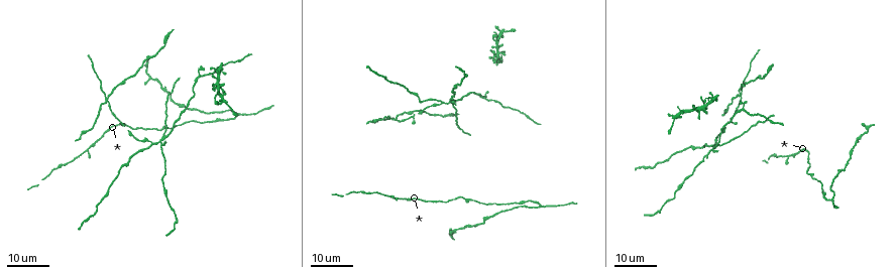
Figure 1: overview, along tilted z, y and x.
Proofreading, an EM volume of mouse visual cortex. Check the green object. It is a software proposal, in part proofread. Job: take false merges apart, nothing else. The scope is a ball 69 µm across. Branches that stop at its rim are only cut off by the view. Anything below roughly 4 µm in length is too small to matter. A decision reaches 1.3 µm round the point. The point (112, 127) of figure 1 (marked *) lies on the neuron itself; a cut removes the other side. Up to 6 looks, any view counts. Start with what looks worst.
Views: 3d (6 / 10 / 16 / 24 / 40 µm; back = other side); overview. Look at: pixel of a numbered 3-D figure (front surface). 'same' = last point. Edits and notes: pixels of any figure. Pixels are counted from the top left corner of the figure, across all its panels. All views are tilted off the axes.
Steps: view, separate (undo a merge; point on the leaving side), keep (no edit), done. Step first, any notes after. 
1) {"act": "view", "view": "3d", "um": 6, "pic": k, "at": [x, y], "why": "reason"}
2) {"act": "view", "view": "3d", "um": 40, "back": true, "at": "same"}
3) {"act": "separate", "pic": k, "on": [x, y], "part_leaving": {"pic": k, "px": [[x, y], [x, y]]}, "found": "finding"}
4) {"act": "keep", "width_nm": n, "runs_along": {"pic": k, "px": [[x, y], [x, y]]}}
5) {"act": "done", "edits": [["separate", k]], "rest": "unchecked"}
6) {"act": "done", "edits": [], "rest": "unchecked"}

{"act": "view", "view": "3d", "um": 16, "pic": 1, "at": [741, 93], "why": "four-way junction"}

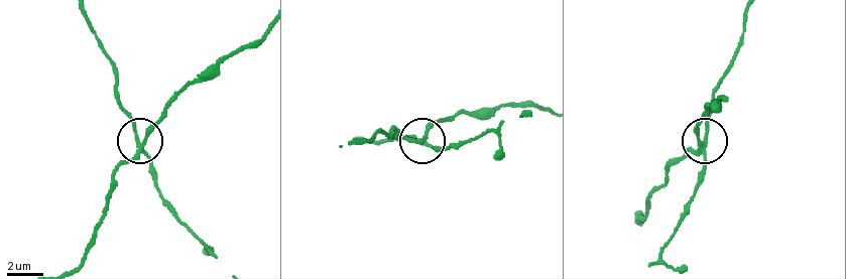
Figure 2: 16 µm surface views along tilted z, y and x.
{"act": "view", "view": "3d", "um": 6, "pic": 2, "at": [705, 149]}

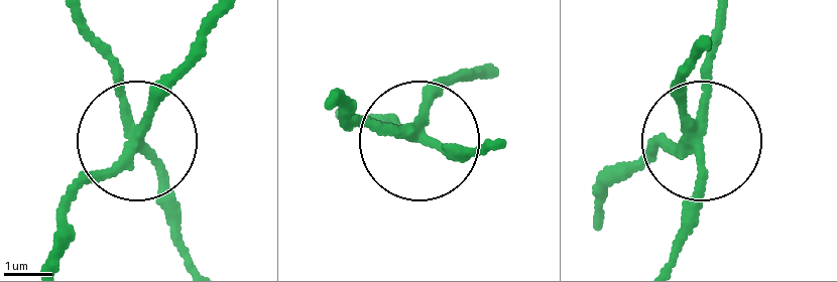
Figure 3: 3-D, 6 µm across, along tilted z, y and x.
{"act": "separate", "pic": 3, "on": [162, 89], "arms": 4, "part_leaving": {"pic": 3, "px": [[134, 143], [159, 85], [218, 24]]}, "found": "a second neuron is stuck on"}

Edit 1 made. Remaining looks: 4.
{"act": "view", "view": "overview"}

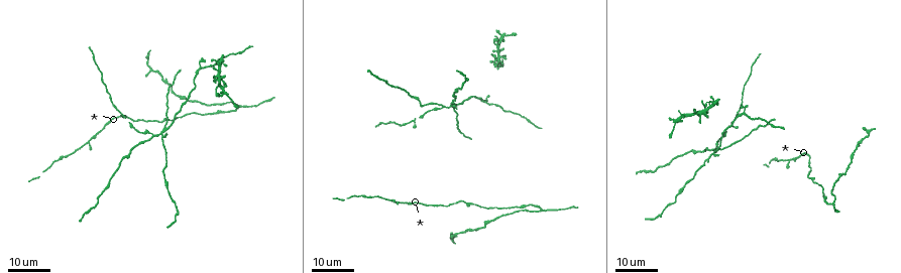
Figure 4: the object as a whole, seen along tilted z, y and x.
{"act": "view", "view": "3d", "um": 24, "pic": 4, "at": [160, 131], "why": "two arms in line, one across"}

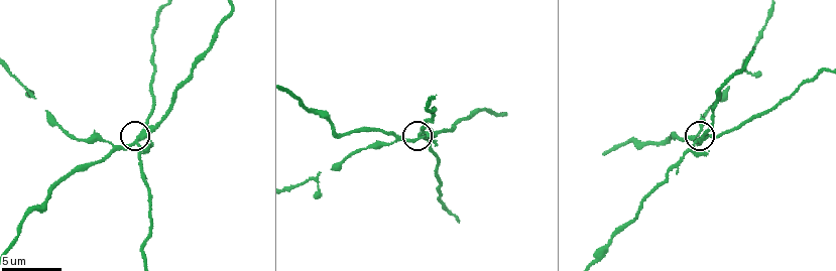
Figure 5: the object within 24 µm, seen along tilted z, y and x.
{"act": "view", "view": "3d", "um": 6, "pic": 5, "at": [419, 134], "why": "closer look"}

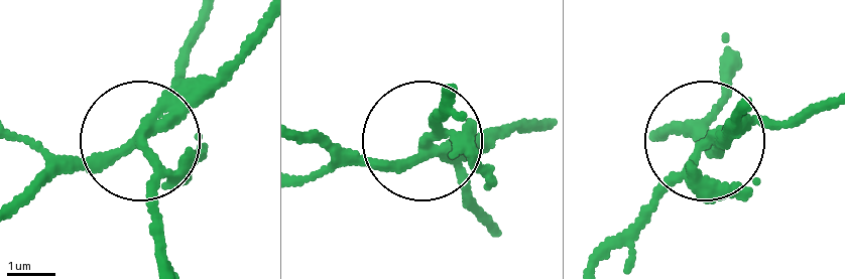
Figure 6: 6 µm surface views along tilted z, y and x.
{"act": "separate", "pic": 6, "on": [186, 175], "part_leaving": {"pic": 6, "px": [[175, 103], [147, 159], [159, 265]]}, "found": "two neurons meet here"}

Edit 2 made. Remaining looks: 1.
{"act": "done", "edits": [["separate", 3], ["separate", 6]], "rest": "unchecked"}

